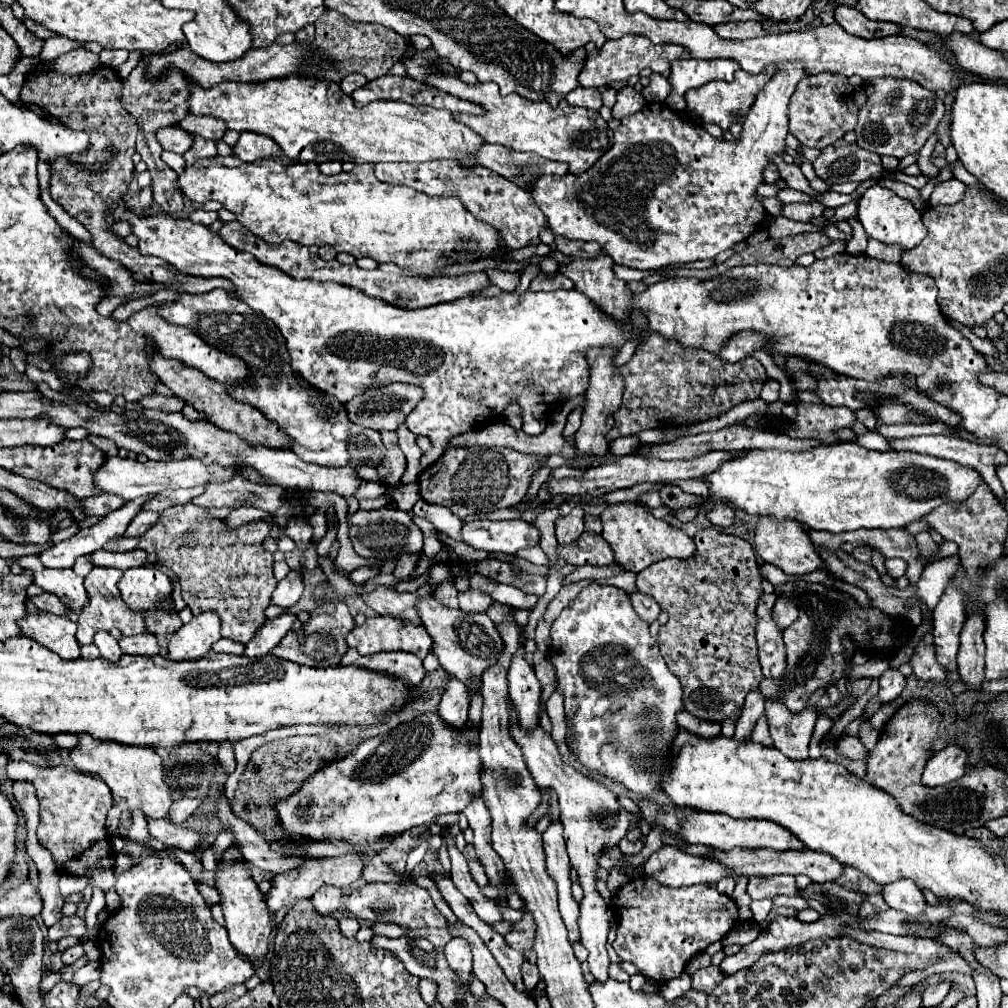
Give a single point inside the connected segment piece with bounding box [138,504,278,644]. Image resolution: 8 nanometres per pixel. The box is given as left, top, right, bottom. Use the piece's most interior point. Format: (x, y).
(221, 570)

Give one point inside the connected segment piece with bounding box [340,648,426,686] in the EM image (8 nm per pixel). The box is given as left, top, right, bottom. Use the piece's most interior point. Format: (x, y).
(406, 667)

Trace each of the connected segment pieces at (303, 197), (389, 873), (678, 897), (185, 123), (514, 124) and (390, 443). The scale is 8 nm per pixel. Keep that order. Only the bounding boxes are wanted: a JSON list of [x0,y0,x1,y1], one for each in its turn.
[[178,156,504,276],[362,856,406,882],[612,876,738,982],[178,114,226,140],[406,46,612,176],[376,432,406,486]]

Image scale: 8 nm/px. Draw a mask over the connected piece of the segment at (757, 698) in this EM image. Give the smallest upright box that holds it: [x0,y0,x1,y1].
[734,692,764,742]

